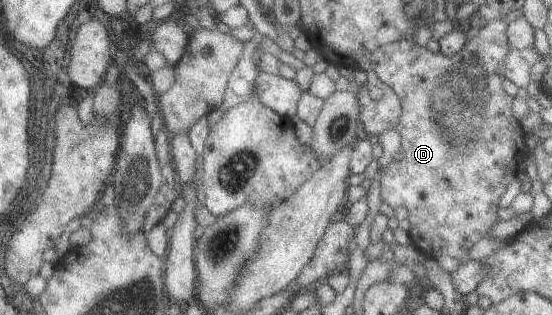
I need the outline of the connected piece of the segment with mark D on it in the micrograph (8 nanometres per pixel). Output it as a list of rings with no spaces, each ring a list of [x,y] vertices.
[[[504,19],[490,20],[488,23],[480,26],[480,30],[468,39],[466,44],[458,50],[452,56],[445,56],[439,51],[436,53],[426,50],[425,47],[418,46],[412,39],[401,40],[378,46],[376,50],[370,52],[368,62],[370,64],[371,72],[382,82],[386,84],[386,87],[390,87],[391,90],[398,96],[401,105],[401,114],[398,118],[396,128],[398,135],[400,136],[400,150],[392,156],[392,160],[386,164],[385,168],[382,168],[380,172],[380,178],[378,178],[380,188],[380,200],[382,203],[387,204],[391,210],[398,207],[406,209],[408,213],[407,224],[408,234],[410,237],[410,245],[421,253],[425,259],[435,259],[436,257],[447,255],[450,258],[460,259],[460,257],[468,251],[468,248],[487,236],[488,231],[492,228],[492,224],[499,218],[496,216],[498,210],[498,202],[500,196],[502,197],[505,189],[512,178],[519,178],[517,176],[516,169],[520,162],[523,161],[528,154],[525,147],[525,134],[519,125],[519,122],[513,118],[511,114],[512,97],[507,96],[504,90],[501,88],[501,83],[504,80],[502,76],[503,65],[502,62],[508,53],[509,47],[505,36],[507,28],[507,22]]]

